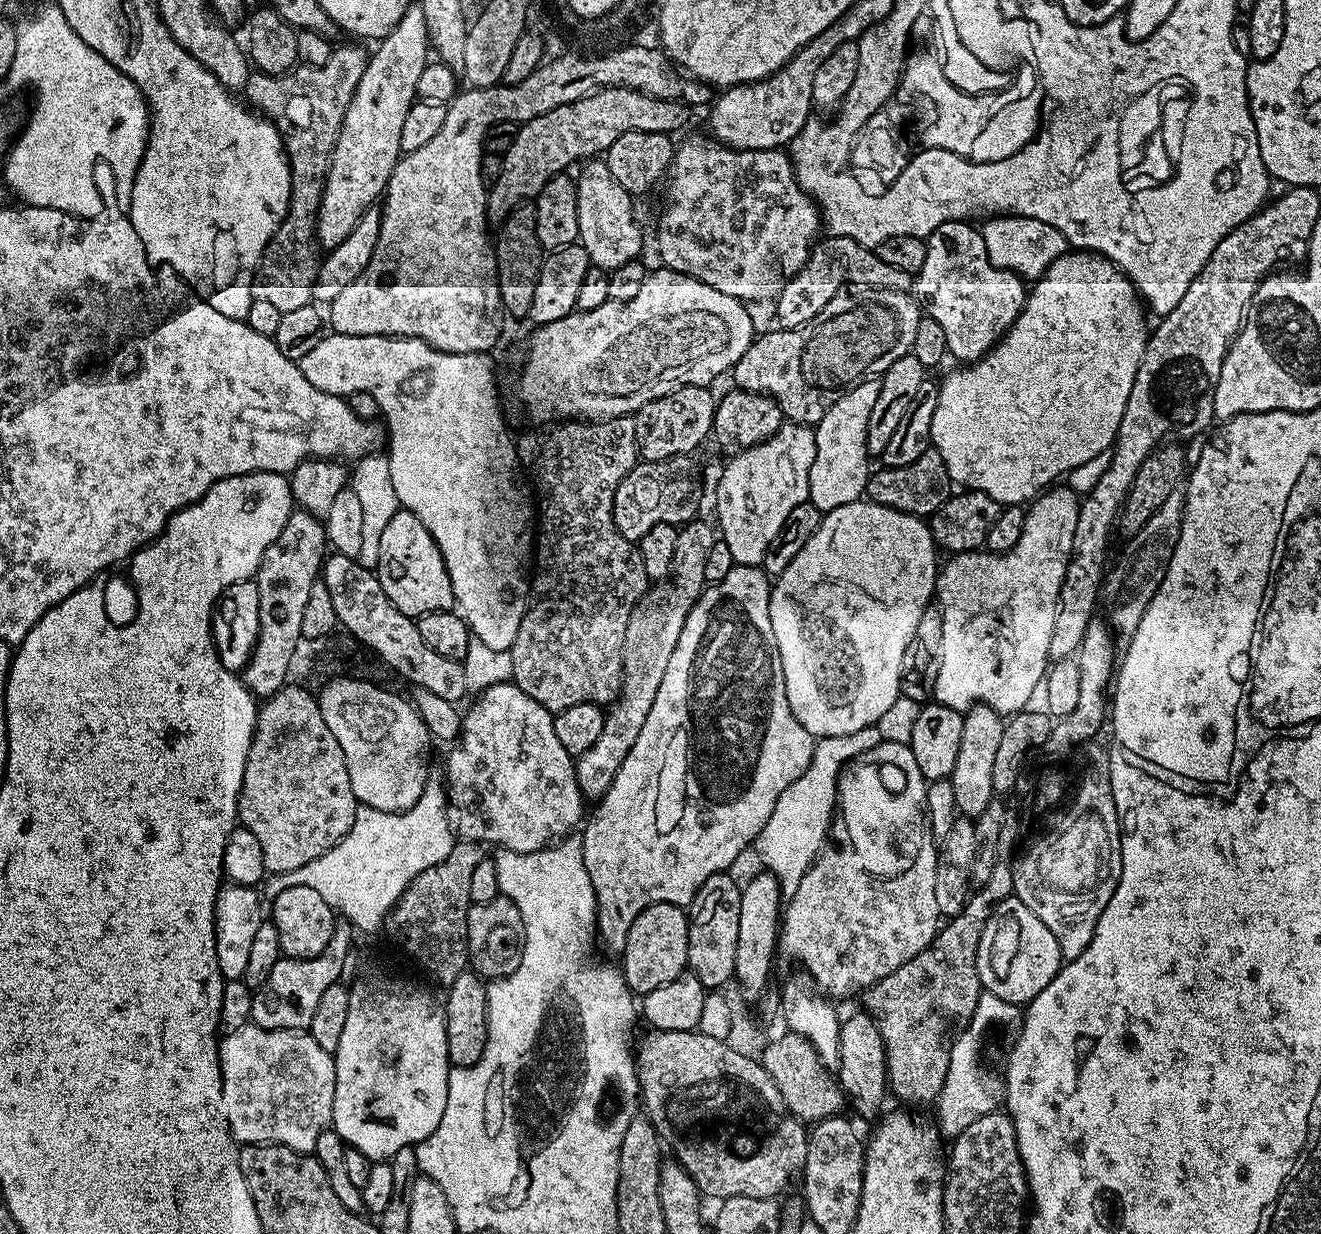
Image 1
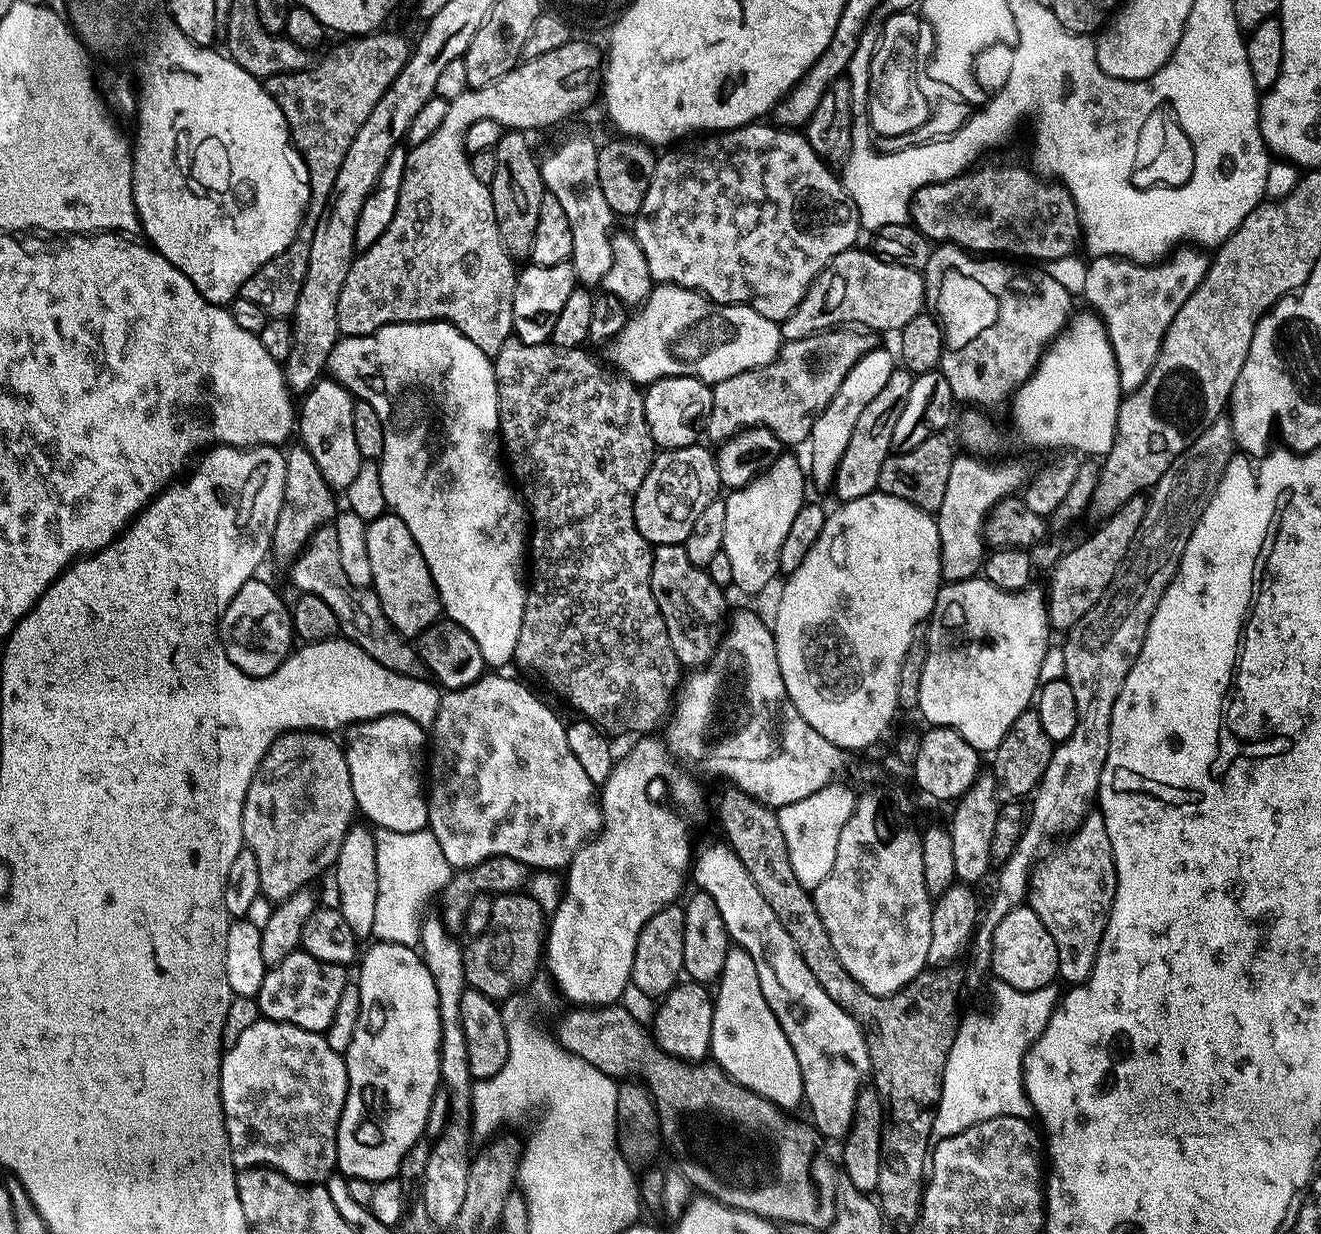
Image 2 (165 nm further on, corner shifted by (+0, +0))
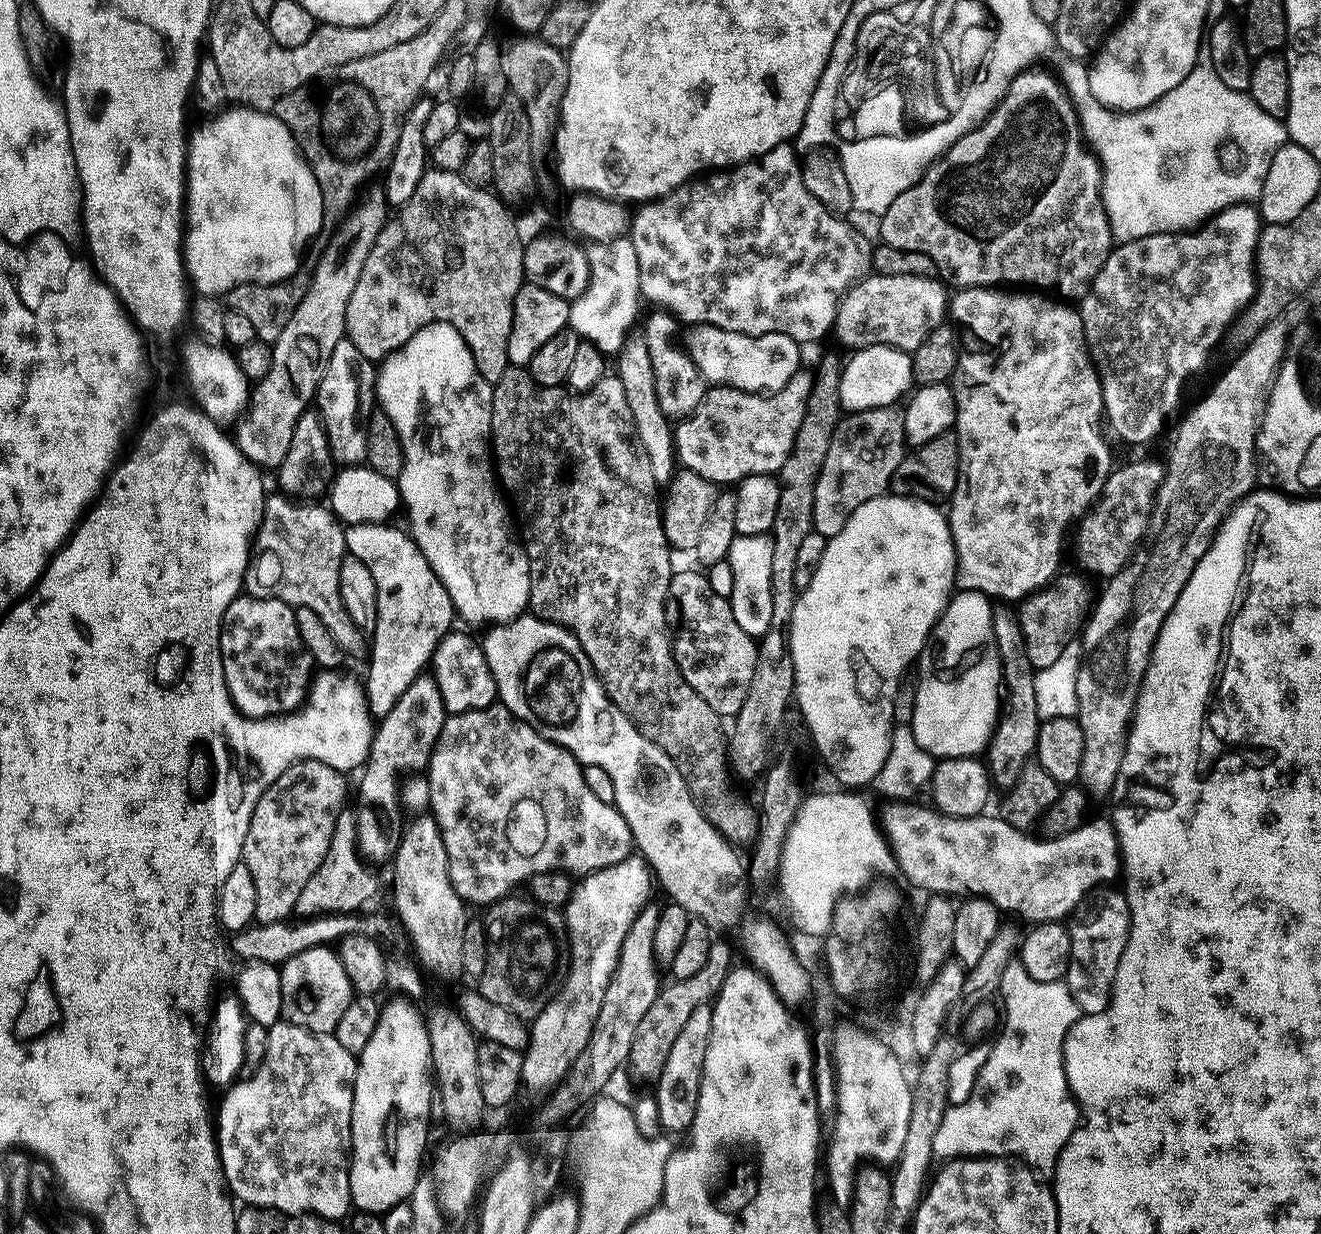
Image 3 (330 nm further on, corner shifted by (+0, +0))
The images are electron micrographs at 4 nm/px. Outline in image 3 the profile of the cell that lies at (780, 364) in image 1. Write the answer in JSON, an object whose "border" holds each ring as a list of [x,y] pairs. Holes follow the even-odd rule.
{"border":[[[811,371],[795,372],[786,386],[767,394],[744,392],[741,388],[727,386],[709,387],[698,407],[675,425],[674,452],[679,463],[694,470],[696,474],[702,474],[717,486],[732,486],[747,476],[779,473],[794,446],[798,426],[802,426],[802,414],[806,414],[806,402],[810,398],[813,377]]]}

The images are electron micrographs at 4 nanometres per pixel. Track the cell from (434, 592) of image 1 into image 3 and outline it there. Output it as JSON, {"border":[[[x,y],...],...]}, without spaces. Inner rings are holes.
{"border":[[[392,522],[350,524],[344,528],[344,546],[347,555],[360,559],[370,569],[370,575],[374,577],[374,586],[378,594],[376,626],[370,632],[372,661],[368,664],[368,680],[366,679],[368,709],[376,718],[390,714],[390,710],[394,710],[394,702],[398,702],[406,686],[410,686],[410,682],[417,680],[429,667],[438,642],[454,628],[452,624],[454,609],[450,594],[434,574],[430,562],[426,562],[415,540],[403,527],[401,528],[395,528]]]}

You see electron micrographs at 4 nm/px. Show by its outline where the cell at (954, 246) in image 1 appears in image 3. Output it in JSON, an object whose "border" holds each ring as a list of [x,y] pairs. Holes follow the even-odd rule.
{"border":[[[996,286],[961,288],[955,294],[957,296],[953,295],[950,300],[951,319],[972,335],[963,337],[962,344],[967,350],[961,351],[956,373],[950,381],[956,399],[954,431],[956,440],[960,443],[960,477],[947,505],[949,508],[946,508],[948,528],[952,531],[952,541],[956,547],[956,588],[965,592],[982,592],[989,598],[997,598],[996,596],[1003,594],[1004,597],[1019,602],[1025,596],[1031,596],[1037,588],[1043,587],[1048,580],[1057,575],[1056,567],[1060,564],[1058,544],[1064,538],[1064,531],[1068,527],[1071,529],[1095,503],[1106,478],[1112,473],[1112,452],[1100,433],[1104,413],[1100,375],[1097,374],[1092,357],[1088,354],[1088,345],[1084,343],[1084,323],[1075,307],[1067,308],[1064,305],[1067,303],[1057,302],[1044,294],[1033,294],[1028,290],[1001,290]]]}

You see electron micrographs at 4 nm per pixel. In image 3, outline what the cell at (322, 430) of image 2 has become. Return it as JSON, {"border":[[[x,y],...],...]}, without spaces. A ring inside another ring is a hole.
{"border":[[[346,338],[330,353],[330,362],[326,362],[322,382],[316,391],[314,408],[320,413],[332,459],[337,465],[360,466],[366,461],[366,430],[376,400],[377,375],[373,361],[367,360],[362,350]]]}

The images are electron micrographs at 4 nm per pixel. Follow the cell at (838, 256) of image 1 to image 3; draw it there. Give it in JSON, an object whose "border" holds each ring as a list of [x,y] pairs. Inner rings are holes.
{"border":[[[869,274],[857,279],[840,297],[834,325],[837,342],[845,344],[848,350],[867,348],[870,344],[890,344],[894,348],[900,348],[911,354],[928,336],[930,330],[945,323],[946,313],[950,308],[950,296],[949,293],[944,293],[944,288],[938,281],[939,279],[930,276],[911,276],[910,274],[893,276]]]}

